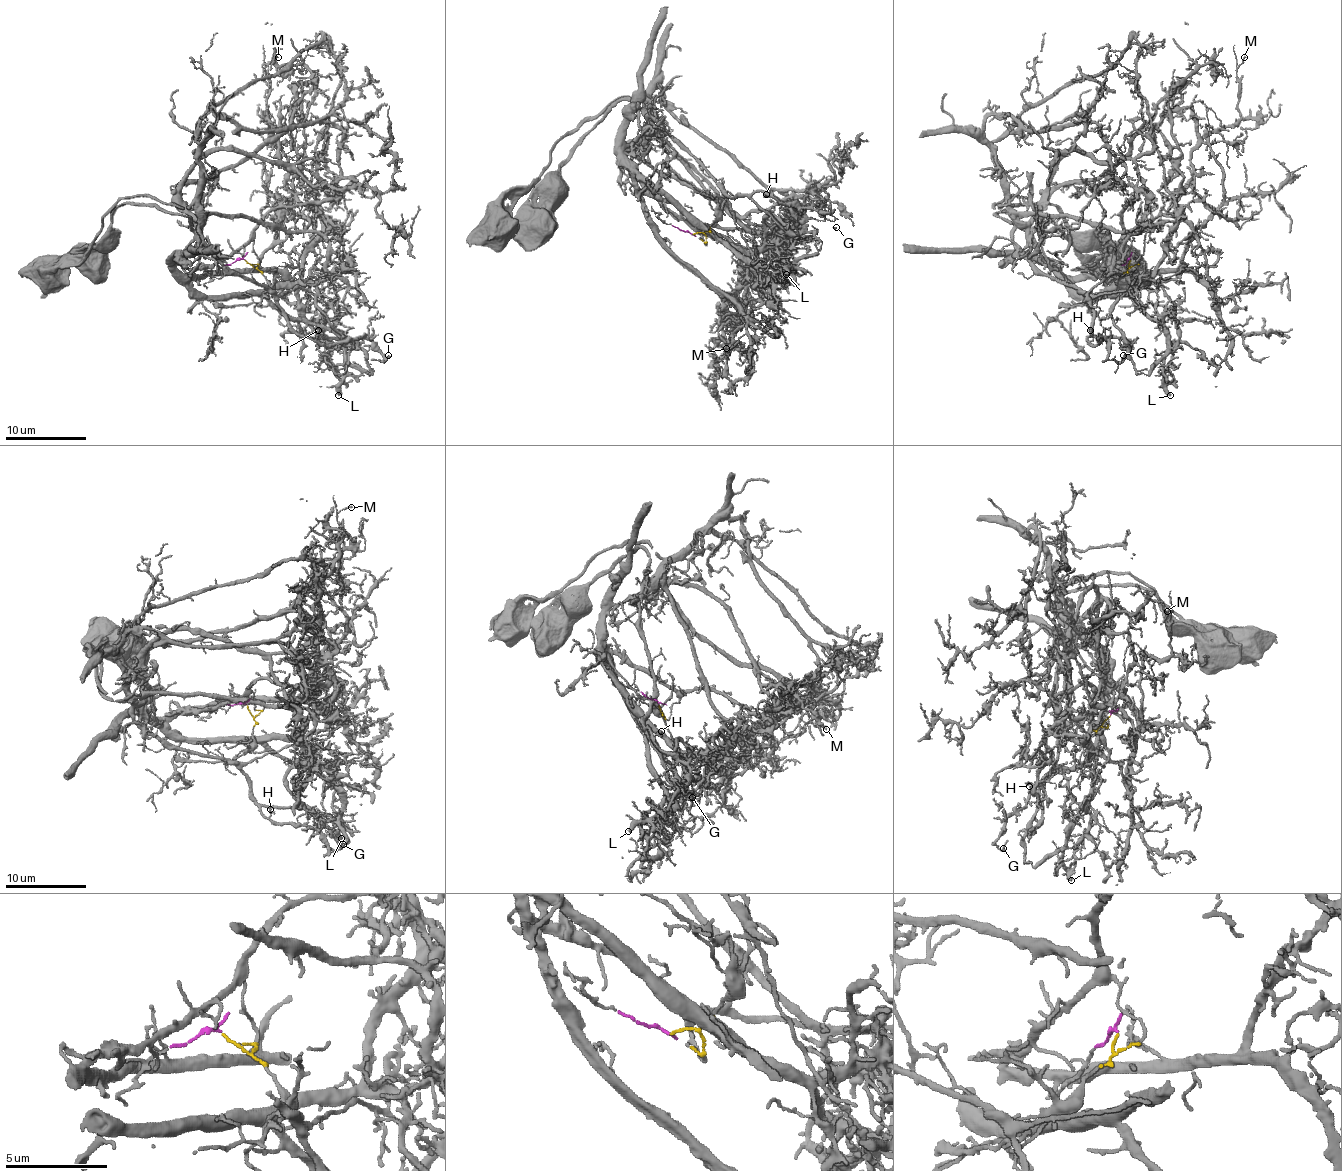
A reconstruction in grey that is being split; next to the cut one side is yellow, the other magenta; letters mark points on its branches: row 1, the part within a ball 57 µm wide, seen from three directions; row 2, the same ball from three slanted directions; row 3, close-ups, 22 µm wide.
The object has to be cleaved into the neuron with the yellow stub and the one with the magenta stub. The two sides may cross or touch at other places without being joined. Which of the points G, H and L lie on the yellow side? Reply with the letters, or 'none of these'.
G, H

